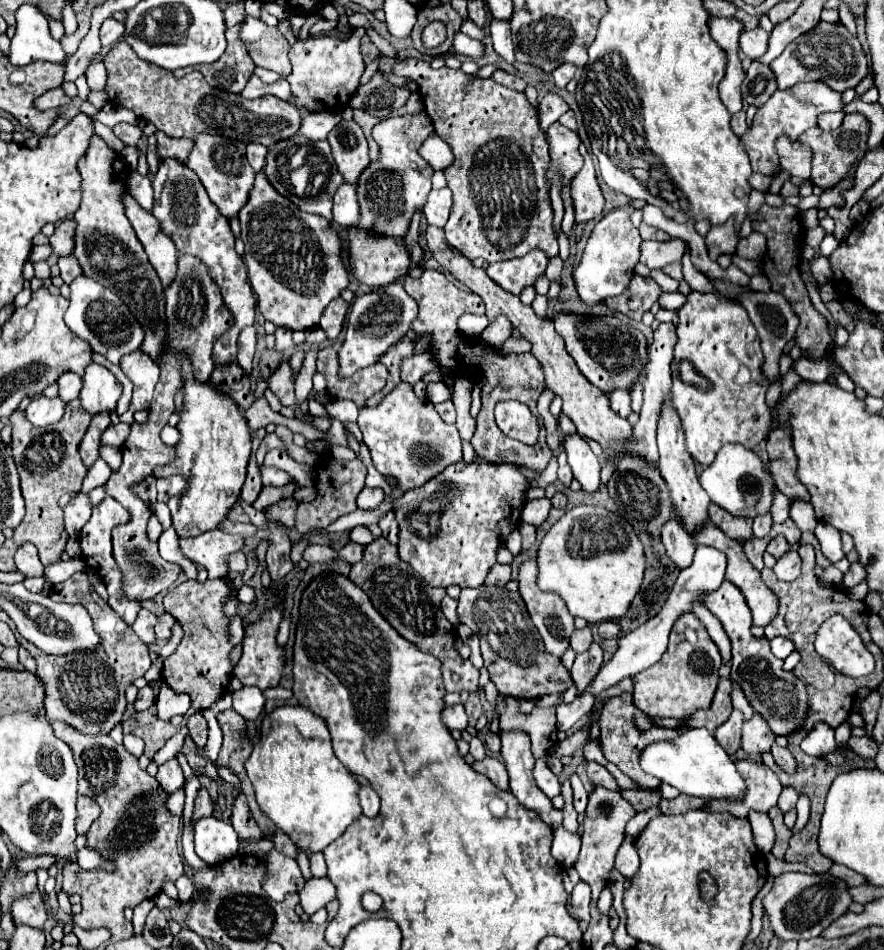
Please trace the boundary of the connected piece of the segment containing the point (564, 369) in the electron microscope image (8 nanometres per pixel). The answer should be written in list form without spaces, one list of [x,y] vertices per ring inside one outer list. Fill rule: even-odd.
[[[429,226],[427,232],[425,232],[425,240],[427,240],[427,246],[433,254],[433,258],[455,278],[459,280],[461,284],[465,284],[469,290],[473,290],[477,296],[483,298],[485,306],[487,306],[487,318],[489,322],[493,322],[497,316],[507,316],[509,322],[513,324],[513,330],[531,342],[531,352],[535,358],[539,358],[539,364],[543,368],[543,376],[545,376],[545,390],[551,390],[555,396],[559,396],[563,400],[563,414],[569,416],[577,428],[577,434],[581,436],[589,436],[593,440],[597,440],[603,448],[607,448],[611,442],[619,442],[623,438],[629,438],[631,436],[631,424],[617,416],[611,406],[609,406],[609,396],[591,386],[589,380],[577,370],[577,364],[573,362],[573,358],[567,354],[565,350],[565,344],[563,344],[563,338],[555,332],[555,326],[549,318],[541,318],[533,312],[531,306],[525,306],[519,296],[503,290],[501,286],[497,286],[487,274],[483,268],[475,268],[465,256],[461,256],[461,252],[457,252],[455,248],[451,248],[447,242],[445,242],[445,234],[443,234],[443,228],[437,228],[437,226]]]

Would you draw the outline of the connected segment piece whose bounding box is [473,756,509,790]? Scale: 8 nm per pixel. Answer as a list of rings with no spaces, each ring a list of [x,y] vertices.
[[[487,756],[485,760],[475,762],[473,770],[479,772],[479,774],[483,774],[483,776],[487,776],[489,780],[493,780],[493,784],[499,786],[501,790],[509,790],[509,776],[507,776],[507,770],[505,770],[505,766],[503,766],[501,760]]]

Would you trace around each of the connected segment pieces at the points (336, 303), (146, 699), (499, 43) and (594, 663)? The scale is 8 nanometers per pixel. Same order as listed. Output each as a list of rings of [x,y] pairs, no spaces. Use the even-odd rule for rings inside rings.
[[[335,298],[335,300],[331,300],[331,304],[323,310],[323,316],[321,316],[321,320],[319,320],[319,326],[323,328],[323,332],[327,334],[329,340],[335,340],[335,338],[339,336],[347,308],[349,308],[349,304],[347,304],[343,298]]]
[[[149,686],[141,688],[139,694],[137,694],[137,700],[135,700],[135,704],[133,704],[135,710],[137,710],[137,712],[143,712],[143,710],[151,708],[151,706],[153,706],[153,698],[155,698],[155,690],[153,690],[153,688],[149,688]]]
[[[491,16],[491,24],[489,24],[489,32],[491,32],[491,40],[493,40],[493,48],[495,52],[505,60],[505,62],[513,62],[513,42],[511,42],[511,26],[509,20],[499,20]]]
[[[593,642],[591,648],[585,650],[583,654],[577,654],[575,664],[571,668],[571,678],[577,684],[579,692],[583,692],[587,688],[587,684],[595,678],[601,664],[603,664],[603,650],[597,642]]]

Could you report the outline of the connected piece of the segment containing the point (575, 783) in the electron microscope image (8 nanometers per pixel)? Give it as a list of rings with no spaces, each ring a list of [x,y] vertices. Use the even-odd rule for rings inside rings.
[[[573,774],[569,780],[571,780],[571,786],[573,786],[573,804],[575,804],[575,810],[579,814],[583,814],[585,806],[587,806],[587,792],[585,792],[581,780],[577,778],[577,774]]]

